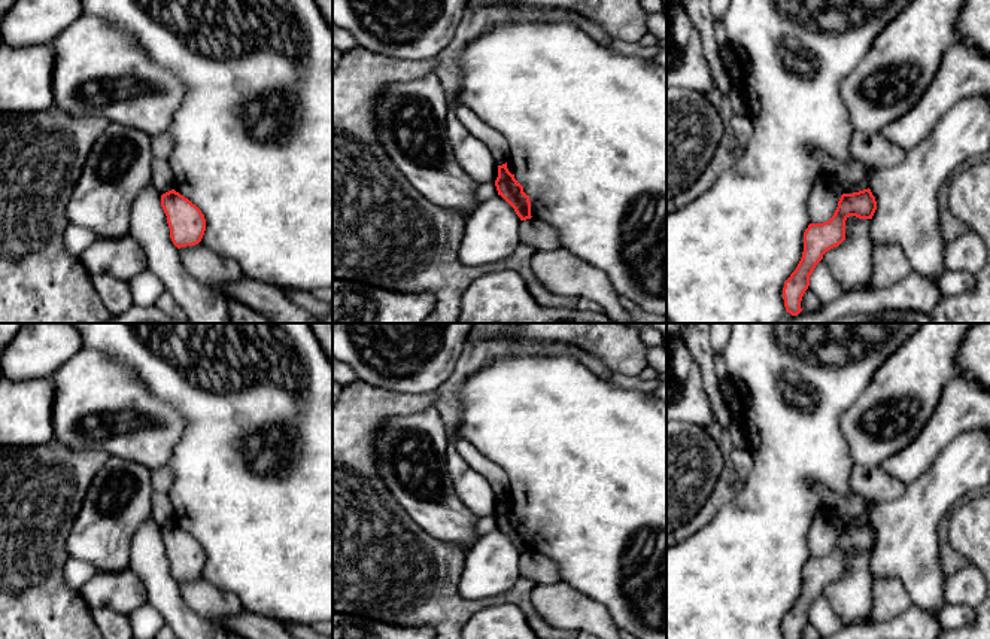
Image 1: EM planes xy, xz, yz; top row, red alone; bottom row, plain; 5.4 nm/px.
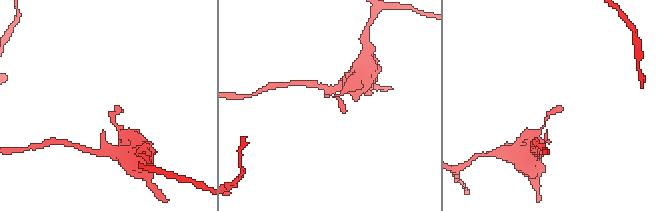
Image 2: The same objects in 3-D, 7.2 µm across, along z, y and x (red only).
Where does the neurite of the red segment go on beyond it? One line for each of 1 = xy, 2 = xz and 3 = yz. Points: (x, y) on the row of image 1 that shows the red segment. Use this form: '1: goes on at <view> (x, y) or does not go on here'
1: does not go on here
2: does not go on here
3: does not go on here

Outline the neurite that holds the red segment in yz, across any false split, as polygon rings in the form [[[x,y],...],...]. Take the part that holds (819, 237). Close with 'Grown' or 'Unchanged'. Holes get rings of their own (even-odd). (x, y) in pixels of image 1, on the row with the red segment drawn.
[[[871,189],[842,194],[833,216],[823,223],[810,223],[804,232],[804,252],[796,270],[784,282],[783,299],[786,311],[798,316],[801,301],[810,286],[810,276],[823,255],[845,240],[845,220],[850,216],[872,219],[877,201]]]. Unchanged

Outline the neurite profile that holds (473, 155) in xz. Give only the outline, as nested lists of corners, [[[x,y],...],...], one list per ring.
[[[453,112],[447,115],[447,139],[462,170],[479,185],[495,182],[498,164],[489,147],[470,134]]]

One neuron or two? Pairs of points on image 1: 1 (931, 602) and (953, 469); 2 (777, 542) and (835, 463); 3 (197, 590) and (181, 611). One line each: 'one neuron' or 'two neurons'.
1: one neuron
2: one neuron
3: two neurons

